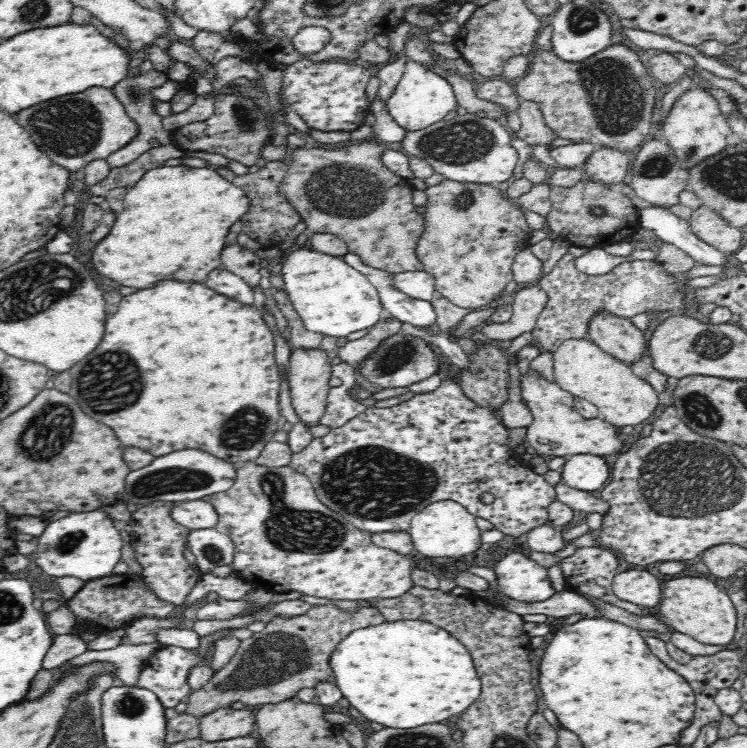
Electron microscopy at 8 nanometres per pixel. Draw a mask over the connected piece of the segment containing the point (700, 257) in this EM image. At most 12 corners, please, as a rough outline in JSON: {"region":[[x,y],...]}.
{"region":[[670,207],[639,210],[639,226],[673,244],[696,264],[728,266]]}

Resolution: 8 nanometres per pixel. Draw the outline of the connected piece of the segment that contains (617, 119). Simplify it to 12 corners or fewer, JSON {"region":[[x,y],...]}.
{"region":[[612,44],[582,62],[536,45],[517,83],[576,144],[628,153],[659,86]]}

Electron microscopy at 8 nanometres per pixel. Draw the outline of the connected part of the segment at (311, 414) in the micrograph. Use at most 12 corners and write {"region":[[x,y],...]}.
{"region":[[292,347],[292,406],[319,424],[331,390],[333,354]]}

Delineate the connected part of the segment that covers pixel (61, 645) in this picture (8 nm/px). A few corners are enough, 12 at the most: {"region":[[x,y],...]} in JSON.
{"region":[[78,634],[55,635],[42,669],[62,669],[88,650]]}

